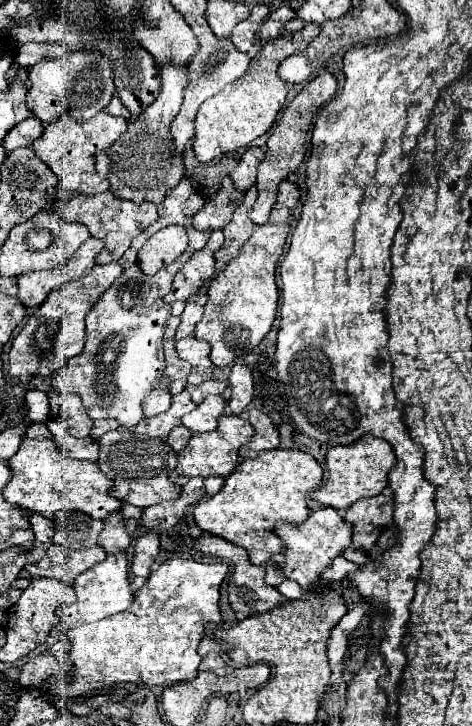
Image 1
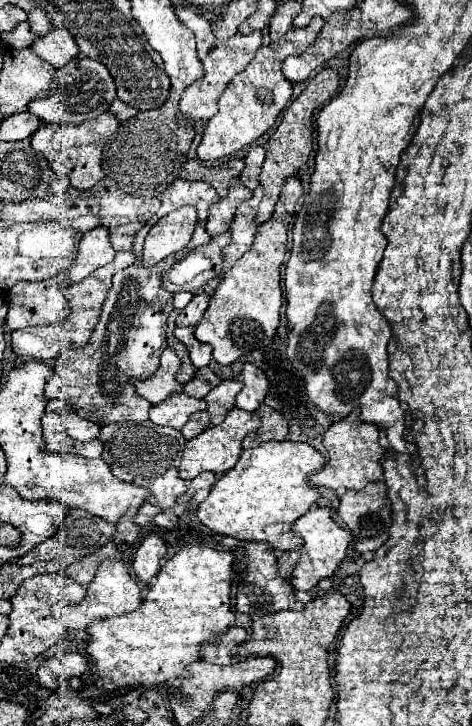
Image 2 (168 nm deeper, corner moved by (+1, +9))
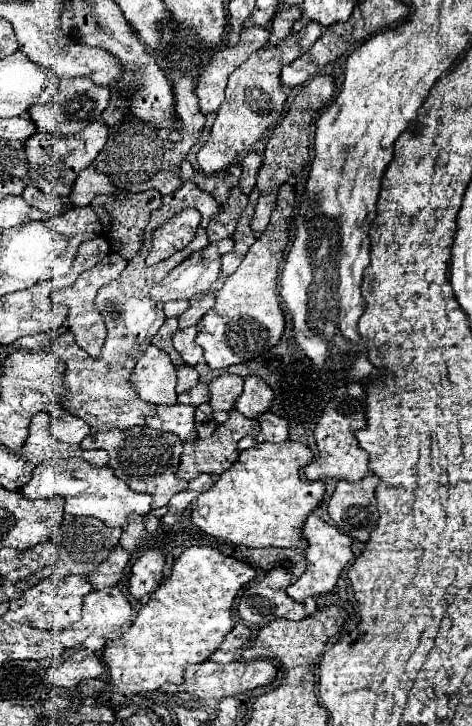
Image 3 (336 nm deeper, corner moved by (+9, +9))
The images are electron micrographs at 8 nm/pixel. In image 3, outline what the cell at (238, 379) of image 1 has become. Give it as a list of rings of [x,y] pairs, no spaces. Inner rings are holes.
[[[258,376],[244,378],[244,392],[236,402],[236,410],[246,418],[256,418],[258,414],[266,412],[272,404],[274,392],[272,388]]]

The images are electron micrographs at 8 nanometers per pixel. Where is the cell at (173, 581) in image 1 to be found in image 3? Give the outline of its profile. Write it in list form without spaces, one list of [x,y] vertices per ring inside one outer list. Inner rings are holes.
[[[190,546],[174,562],[172,572],[154,590],[154,596],[140,608],[136,620],[120,634],[118,640],[108,640],[102,648],[102,662],[108,666],[110,684],[114,690],[128,694],[144,694],[158,690],[162,684],[182,684],[182,672],[188,664],[204,662],[220,646],[224,636],[234,628],[232,624],[232,602],[236,592],[254,578],[254,568],[242,560],[224,556],[220,550],[210,546]]]

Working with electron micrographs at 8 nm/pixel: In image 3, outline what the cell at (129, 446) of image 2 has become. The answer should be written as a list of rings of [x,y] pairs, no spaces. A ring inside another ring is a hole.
[[[136,426],[130,430],[108,430],[98,432],[94,436],[86,436],[80,444],[86,450],[102,448],[108,452],[110,460],[108,466],[118,474],[120,480],[124,480],[134,492],[146,492],[154,496],[154,508],[166,506],[168,500],[184,490],[188,486],[186,480],[176,478],[176,470],[180,464],[180,452],[182,452],[182,440],[176,434],[166,434],[160,430],[152,430],[148,426]]]

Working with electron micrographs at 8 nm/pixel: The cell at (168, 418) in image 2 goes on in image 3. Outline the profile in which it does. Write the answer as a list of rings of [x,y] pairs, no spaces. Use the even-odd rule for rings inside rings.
[[[156,406],[156,416],[146,418],[146,426],[162,430],[162,432],[174,432],[182,442],[196,440],[196,428],[194,428],[194,406]]]

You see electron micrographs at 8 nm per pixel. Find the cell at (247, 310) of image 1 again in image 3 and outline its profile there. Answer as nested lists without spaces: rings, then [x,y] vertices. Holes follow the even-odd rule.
[[[282,184],[276,206],[272,210],[270,226],[266,232],[256,234],[256,242],[244,256],[238,270],[224,280],[222,290],[216,294],[214,308],[196,324],[196,344],[204,348],[204,360],[210,368],[226,368],[246,360],[257,358],[272,348],[284,332],[284,316],[276,296],[276,276],[280,266],[280,254],[288,244],[288,230],[292,220],[294,186]]]

